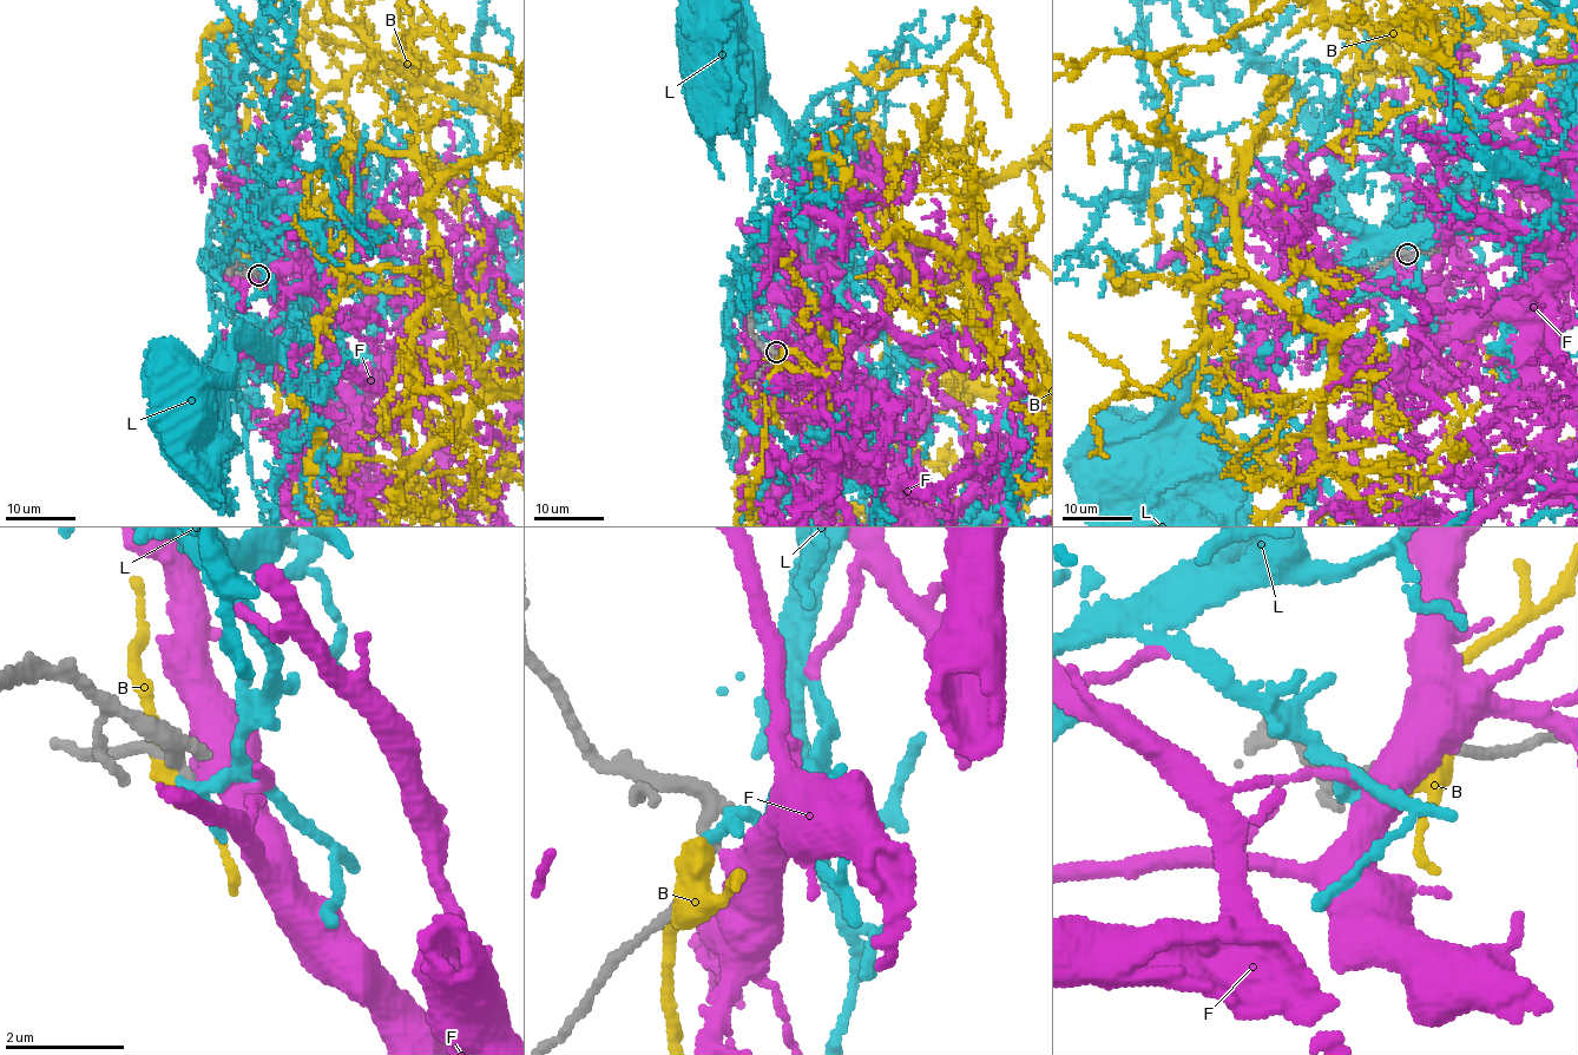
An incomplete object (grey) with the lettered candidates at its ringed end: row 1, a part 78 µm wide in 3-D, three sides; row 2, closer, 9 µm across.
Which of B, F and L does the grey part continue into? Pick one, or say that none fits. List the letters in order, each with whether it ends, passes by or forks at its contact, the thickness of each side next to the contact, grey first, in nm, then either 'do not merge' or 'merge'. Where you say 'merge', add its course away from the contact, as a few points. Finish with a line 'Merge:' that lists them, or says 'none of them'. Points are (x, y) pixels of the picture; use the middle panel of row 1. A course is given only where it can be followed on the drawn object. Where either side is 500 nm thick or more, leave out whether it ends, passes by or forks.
B: it passes by; calibres 150 and 480 nm; do not merge
F: it passes by; calibres 140 and 400 nm; do not merge
L: it passes by; calibres 190 and 140 nm; do not merge
Merge: none of them

